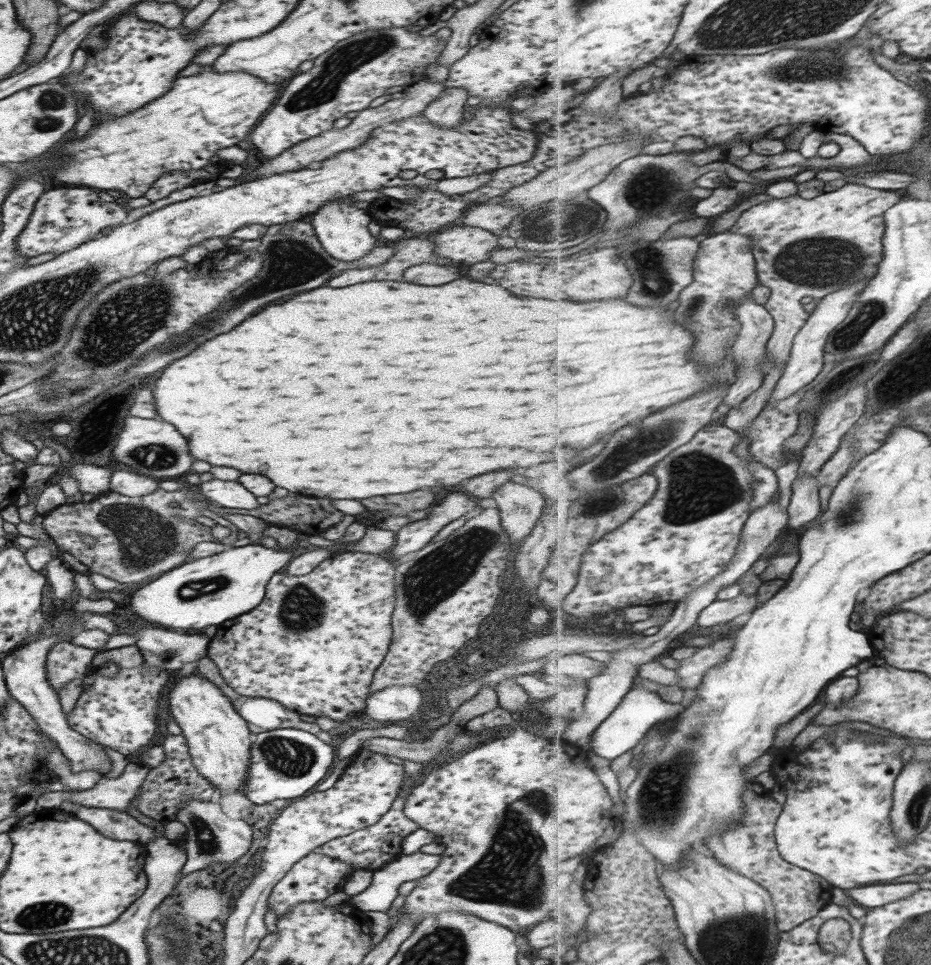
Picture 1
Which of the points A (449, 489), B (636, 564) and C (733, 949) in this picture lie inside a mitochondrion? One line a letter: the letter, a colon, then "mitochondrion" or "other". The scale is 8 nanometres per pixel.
A: other
B: other
C: mitochondrion

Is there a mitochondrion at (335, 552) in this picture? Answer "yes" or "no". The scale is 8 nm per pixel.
no

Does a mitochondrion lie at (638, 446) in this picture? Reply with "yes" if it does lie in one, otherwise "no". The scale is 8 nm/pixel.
yes

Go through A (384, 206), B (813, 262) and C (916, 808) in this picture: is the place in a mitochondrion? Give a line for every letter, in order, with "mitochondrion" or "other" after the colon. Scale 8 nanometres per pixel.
A: other
B: mitochondrion
C: mitochondrion

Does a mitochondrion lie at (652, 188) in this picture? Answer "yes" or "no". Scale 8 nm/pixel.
yes

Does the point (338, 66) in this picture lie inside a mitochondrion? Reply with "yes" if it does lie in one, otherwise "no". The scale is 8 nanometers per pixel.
yes

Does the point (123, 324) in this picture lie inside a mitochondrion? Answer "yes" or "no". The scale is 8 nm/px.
yes

